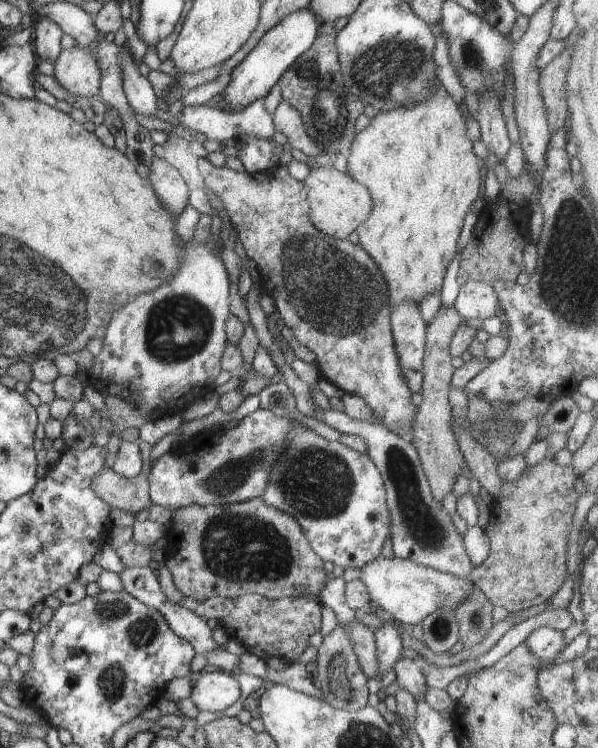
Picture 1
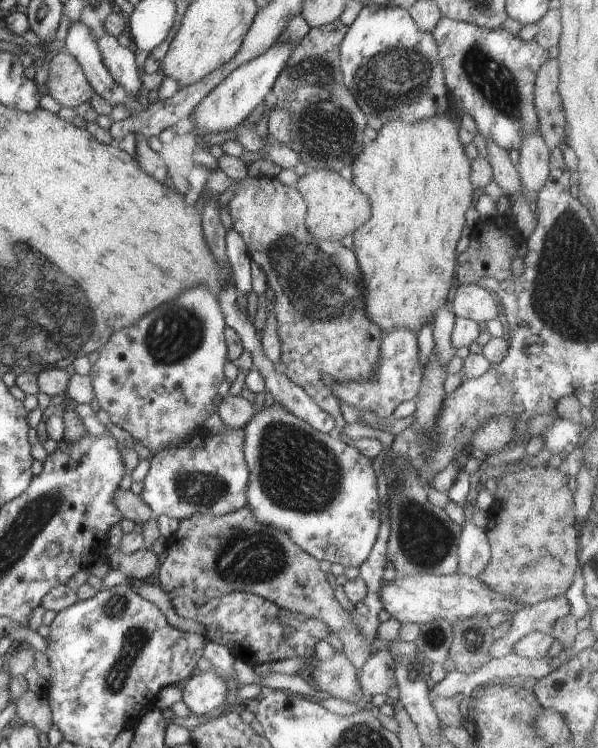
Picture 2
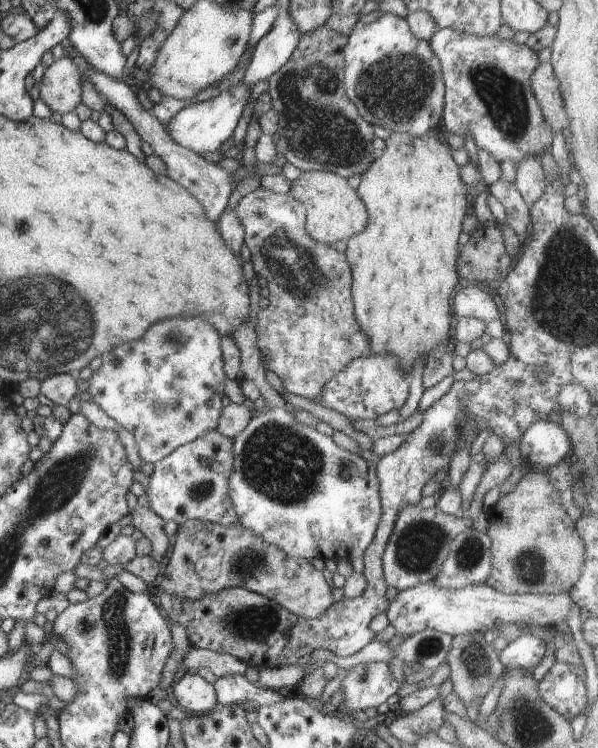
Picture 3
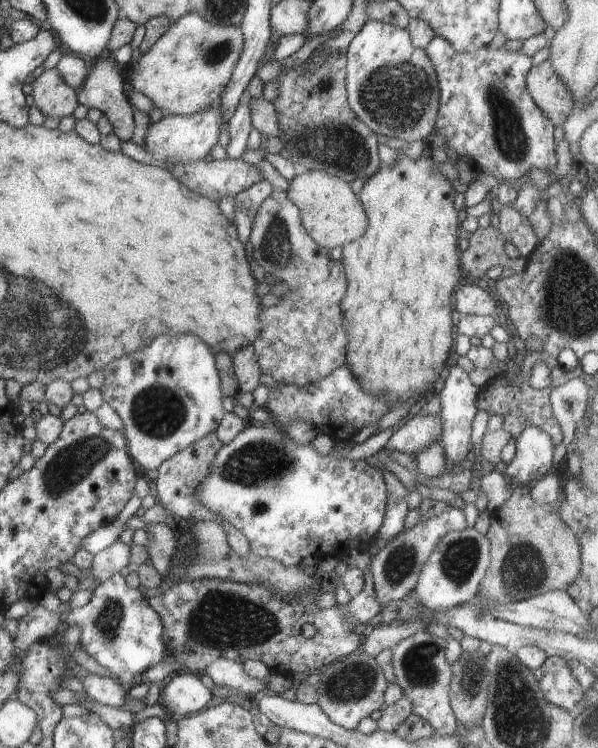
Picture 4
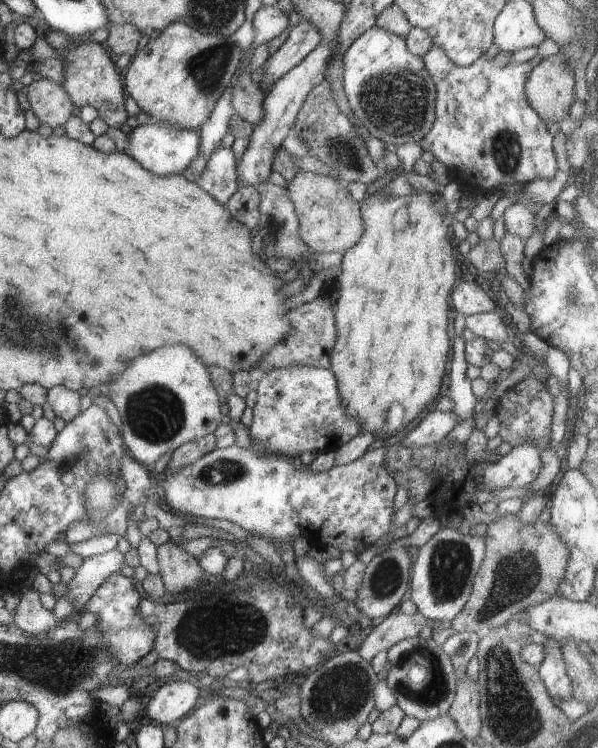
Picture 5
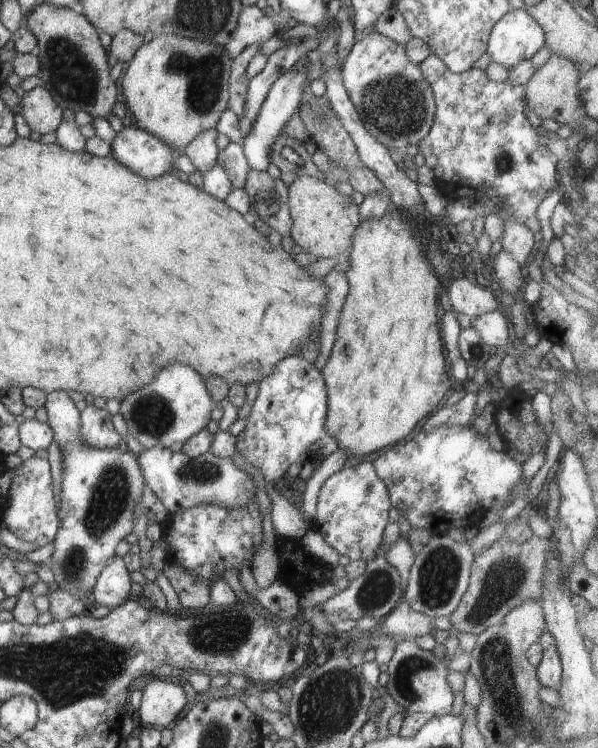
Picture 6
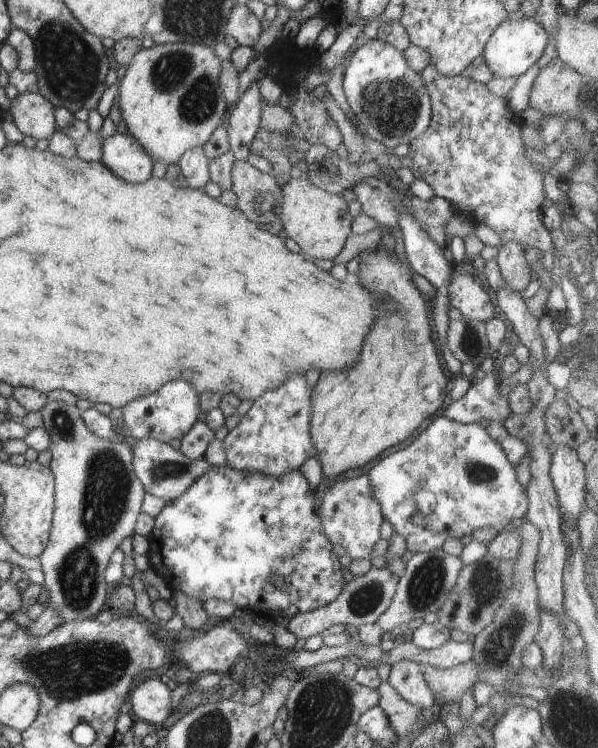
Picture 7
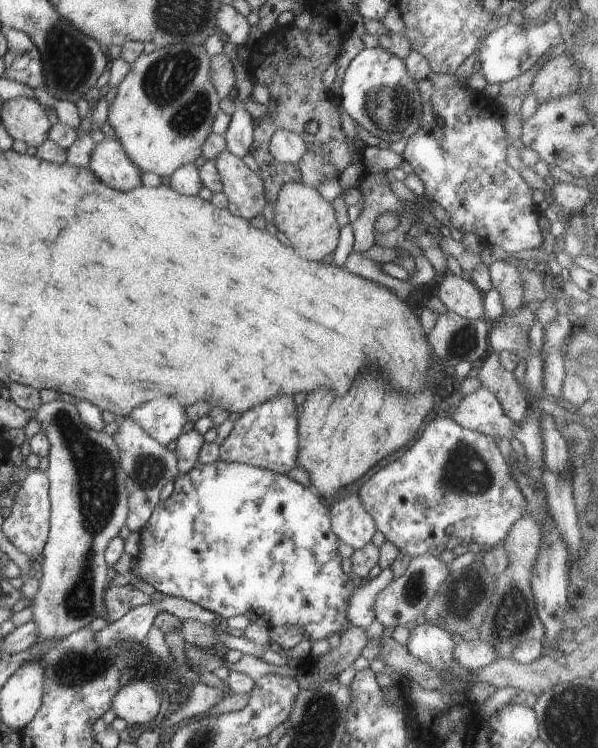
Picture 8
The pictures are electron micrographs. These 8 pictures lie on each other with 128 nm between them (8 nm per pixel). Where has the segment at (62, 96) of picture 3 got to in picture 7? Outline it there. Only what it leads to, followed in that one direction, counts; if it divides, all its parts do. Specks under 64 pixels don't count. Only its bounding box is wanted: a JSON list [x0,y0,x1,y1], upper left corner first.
[6,91,58,140]

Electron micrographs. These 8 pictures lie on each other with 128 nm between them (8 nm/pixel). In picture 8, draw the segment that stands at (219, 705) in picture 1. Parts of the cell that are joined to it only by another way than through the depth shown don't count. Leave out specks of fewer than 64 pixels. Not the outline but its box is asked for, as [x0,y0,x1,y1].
[111,679,162,729]

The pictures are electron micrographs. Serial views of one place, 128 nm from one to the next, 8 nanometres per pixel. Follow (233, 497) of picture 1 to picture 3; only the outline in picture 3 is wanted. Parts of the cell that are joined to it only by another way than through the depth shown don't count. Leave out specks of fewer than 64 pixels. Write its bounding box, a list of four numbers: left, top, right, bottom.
[147,431,238,527]

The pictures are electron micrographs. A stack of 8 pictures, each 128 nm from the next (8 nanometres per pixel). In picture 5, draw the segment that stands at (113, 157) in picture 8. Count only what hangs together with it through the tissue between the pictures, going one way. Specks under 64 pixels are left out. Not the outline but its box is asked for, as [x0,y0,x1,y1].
[122,120,200,176]

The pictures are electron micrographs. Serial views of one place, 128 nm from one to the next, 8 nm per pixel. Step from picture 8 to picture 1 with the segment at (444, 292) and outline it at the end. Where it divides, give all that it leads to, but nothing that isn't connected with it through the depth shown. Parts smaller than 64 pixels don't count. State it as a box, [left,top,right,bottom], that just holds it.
[455,281,500,320]

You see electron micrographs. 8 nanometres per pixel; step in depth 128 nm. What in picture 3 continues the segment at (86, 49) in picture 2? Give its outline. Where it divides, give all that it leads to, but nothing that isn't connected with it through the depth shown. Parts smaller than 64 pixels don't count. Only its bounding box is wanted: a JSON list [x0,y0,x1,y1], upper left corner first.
[84,68,239,224]

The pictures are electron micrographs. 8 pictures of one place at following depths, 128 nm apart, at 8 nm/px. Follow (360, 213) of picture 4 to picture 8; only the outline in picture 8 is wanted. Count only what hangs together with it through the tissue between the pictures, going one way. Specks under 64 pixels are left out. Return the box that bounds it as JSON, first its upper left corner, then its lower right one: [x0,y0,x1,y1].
[273,182,341,261]

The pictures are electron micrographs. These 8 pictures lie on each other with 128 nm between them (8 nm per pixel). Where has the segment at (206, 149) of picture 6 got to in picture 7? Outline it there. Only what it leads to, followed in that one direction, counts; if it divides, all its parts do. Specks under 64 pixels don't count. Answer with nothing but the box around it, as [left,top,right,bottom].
[177,146,210,189]

